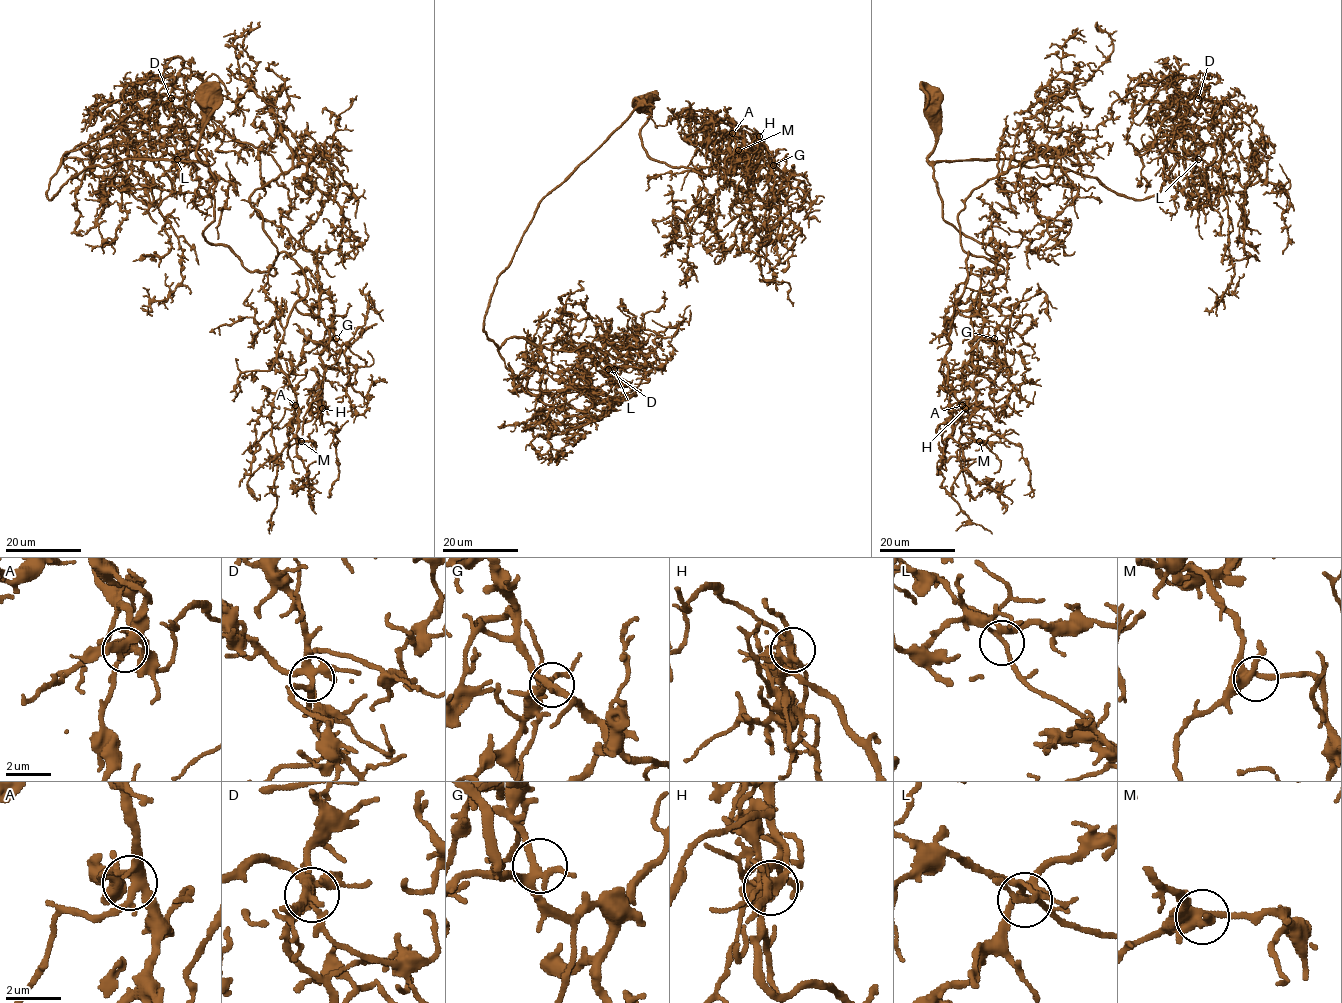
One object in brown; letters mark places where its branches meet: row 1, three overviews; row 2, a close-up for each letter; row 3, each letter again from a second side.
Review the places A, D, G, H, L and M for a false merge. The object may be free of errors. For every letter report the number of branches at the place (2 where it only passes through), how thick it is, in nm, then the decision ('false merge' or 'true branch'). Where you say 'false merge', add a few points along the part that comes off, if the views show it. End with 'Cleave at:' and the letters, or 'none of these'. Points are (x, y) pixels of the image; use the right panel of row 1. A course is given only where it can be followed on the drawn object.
A: 6 | 340 nm | true branch
D: 5 | 320 nm | true branch
G: 4 | 260 nm | true branch
H: 4 | 240 nm | false merge | (965, 409), (965, 398), (957, 405), (955, 412), (959, 423), (952, 434)
L: 5 | 220 nm | true branch
M: 4 | 340 nm | true branch
Cleave at: H

